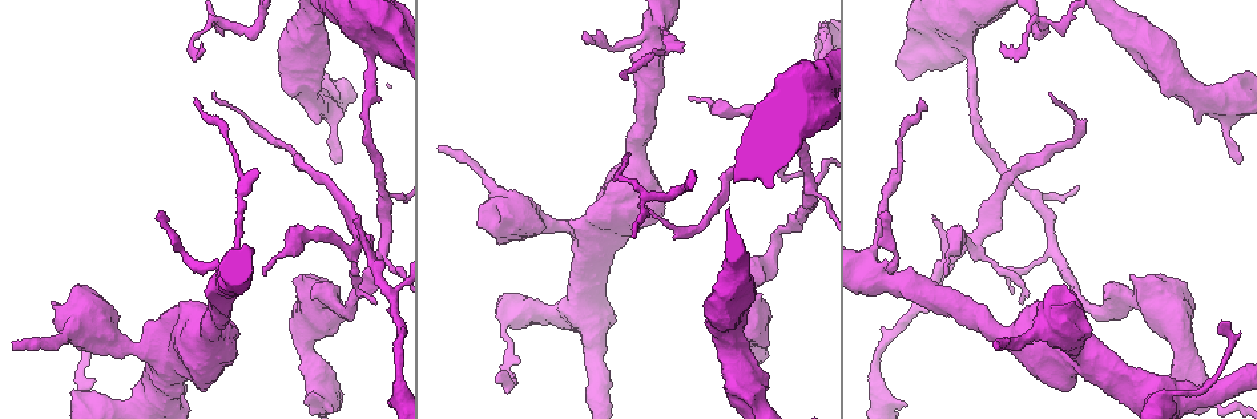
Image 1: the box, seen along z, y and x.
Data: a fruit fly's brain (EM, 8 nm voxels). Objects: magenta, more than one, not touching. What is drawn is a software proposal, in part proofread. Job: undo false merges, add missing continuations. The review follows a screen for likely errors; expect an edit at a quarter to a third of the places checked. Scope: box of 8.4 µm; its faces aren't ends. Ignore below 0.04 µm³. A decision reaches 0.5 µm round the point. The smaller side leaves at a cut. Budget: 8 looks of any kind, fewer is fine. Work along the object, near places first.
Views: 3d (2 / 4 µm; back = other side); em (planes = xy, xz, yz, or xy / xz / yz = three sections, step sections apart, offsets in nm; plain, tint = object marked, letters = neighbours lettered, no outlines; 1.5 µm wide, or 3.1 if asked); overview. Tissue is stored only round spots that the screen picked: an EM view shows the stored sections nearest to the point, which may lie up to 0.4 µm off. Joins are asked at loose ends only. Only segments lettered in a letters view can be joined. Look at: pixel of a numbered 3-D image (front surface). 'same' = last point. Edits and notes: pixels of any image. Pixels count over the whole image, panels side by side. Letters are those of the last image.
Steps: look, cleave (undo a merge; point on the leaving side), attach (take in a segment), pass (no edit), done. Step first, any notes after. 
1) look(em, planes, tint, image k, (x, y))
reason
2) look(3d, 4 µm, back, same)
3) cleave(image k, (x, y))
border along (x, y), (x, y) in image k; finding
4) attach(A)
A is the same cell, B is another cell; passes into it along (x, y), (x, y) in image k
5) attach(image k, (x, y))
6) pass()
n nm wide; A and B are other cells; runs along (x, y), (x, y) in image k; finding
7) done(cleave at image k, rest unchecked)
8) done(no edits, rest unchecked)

look(3d, 2 µm, image 1, (356, 238))
branch point

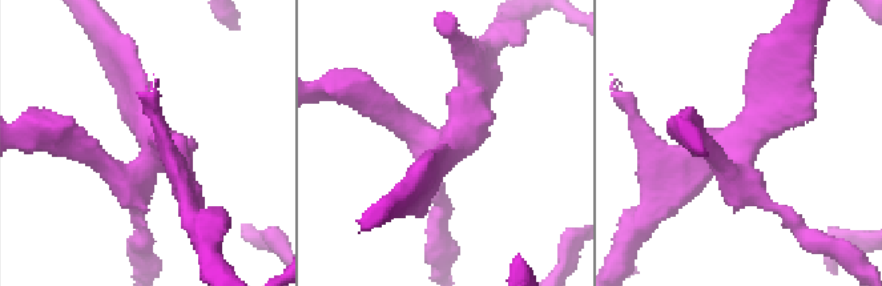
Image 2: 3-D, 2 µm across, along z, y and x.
look(em, planes, letters, image 2, (457, 135))

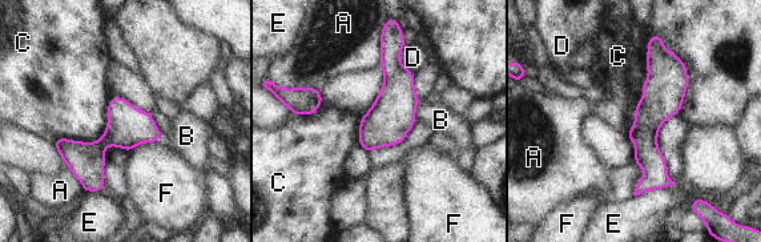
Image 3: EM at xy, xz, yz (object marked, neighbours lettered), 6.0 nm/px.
pass()
200 nm wide; A, B, C, D, E and F are other cells; border along (322, 101), (314, 113), (292, 113) in image 3; continuous, no second neuron

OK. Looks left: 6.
look(3d, 2 µm, image 1, (881, 216))
branch stops here

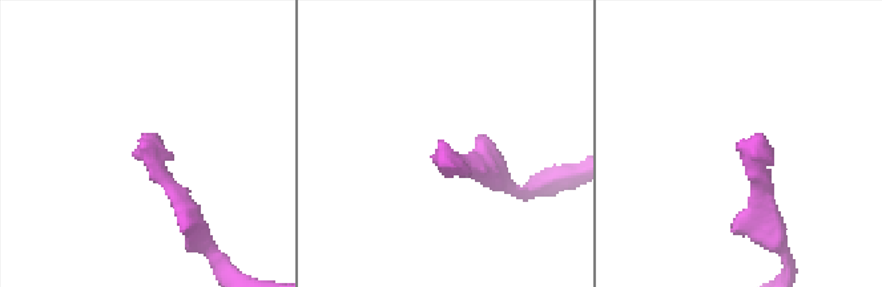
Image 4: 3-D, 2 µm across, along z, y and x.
look(em, planes, letters, image 4, (743, 142))

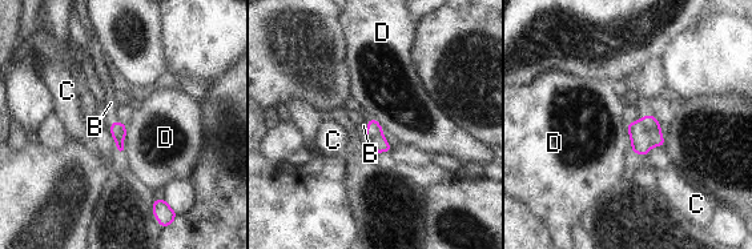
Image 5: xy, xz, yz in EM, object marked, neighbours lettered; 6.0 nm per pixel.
attach(B)
D touches over 200 nm; B is the same cell, C and D are other cells; the neuron continues

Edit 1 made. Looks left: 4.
look(overview)
redraw

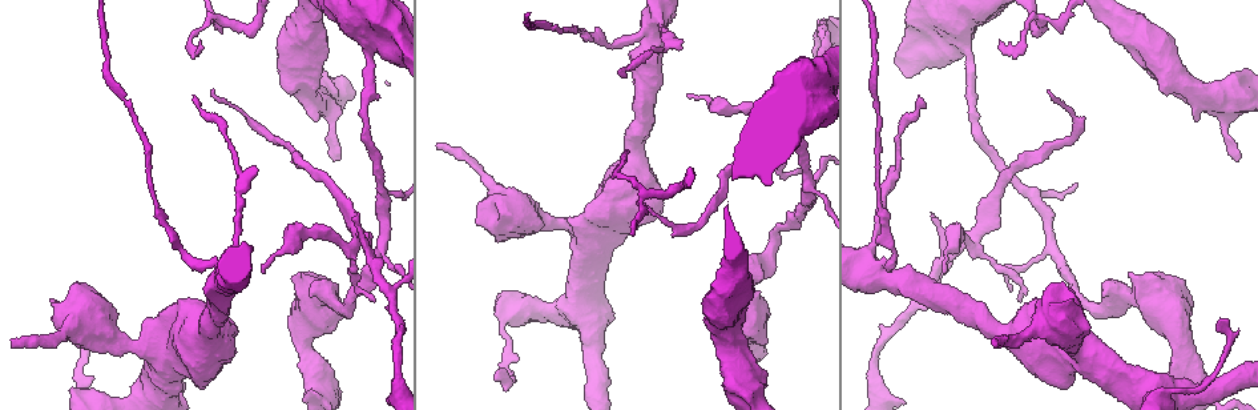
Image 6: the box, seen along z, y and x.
look(3d, 4 µm, image 6, (1047, 89))
thin end

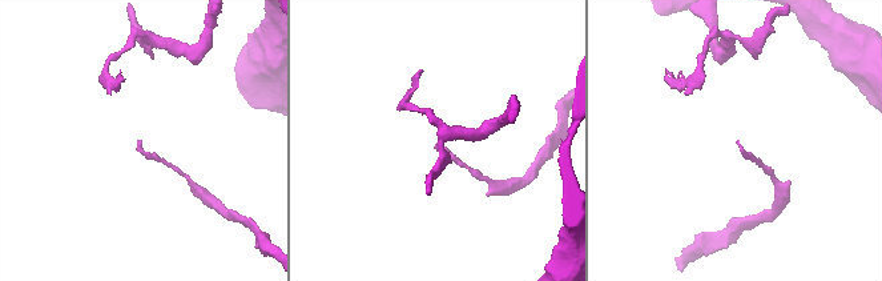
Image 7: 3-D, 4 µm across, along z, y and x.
look(em, xz, step 8, letters, image 7, (137, 144))
shape alone is not enough

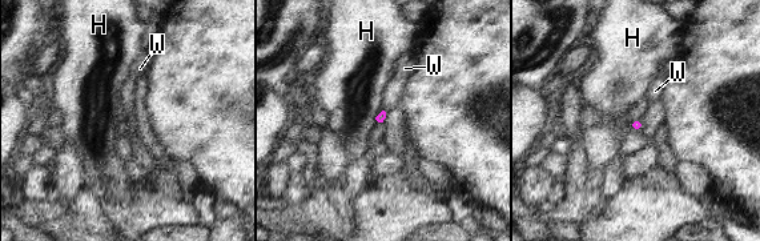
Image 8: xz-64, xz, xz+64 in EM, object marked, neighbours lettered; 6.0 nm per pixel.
look(em, yz, step 4, letters, same)
cut it another way

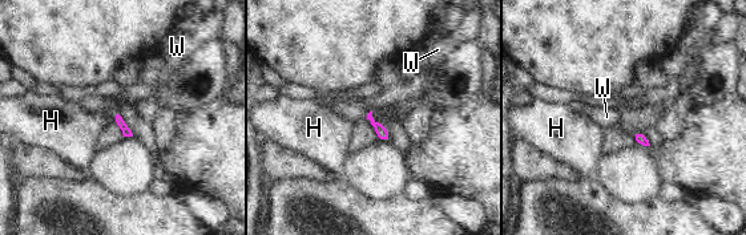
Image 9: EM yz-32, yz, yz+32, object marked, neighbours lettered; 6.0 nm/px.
pass()
H and W are other cells; border along (119, 109), (112, 117) in image 9; no lettered segment goes on from it

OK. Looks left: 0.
done(attach at image 5, rest unchecked)

